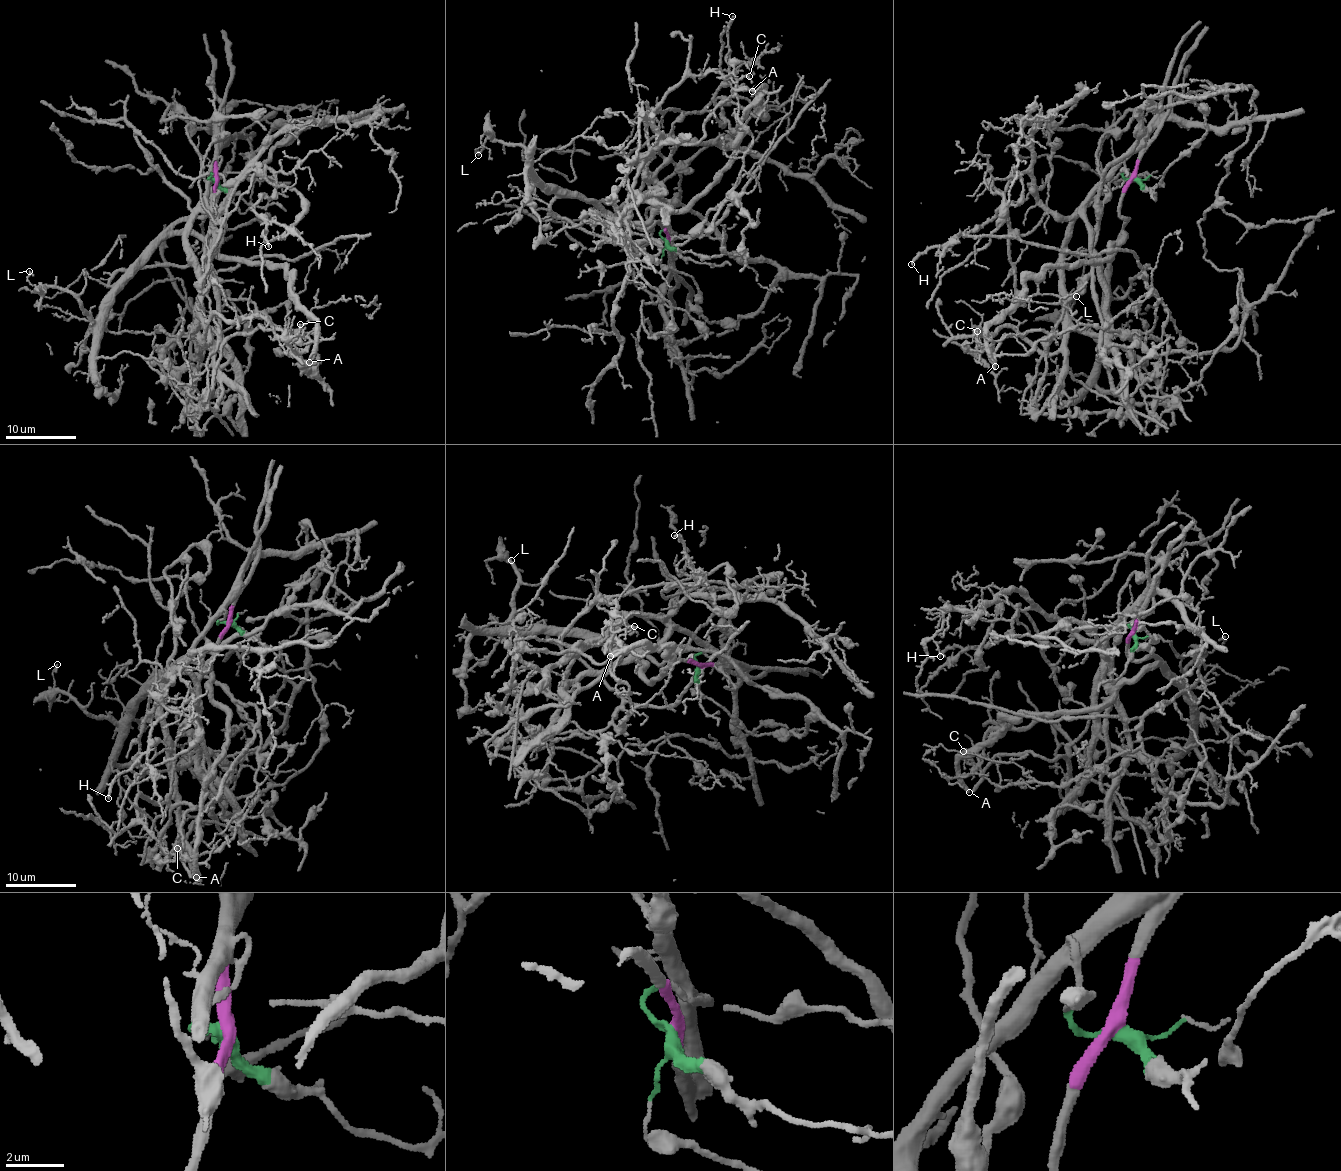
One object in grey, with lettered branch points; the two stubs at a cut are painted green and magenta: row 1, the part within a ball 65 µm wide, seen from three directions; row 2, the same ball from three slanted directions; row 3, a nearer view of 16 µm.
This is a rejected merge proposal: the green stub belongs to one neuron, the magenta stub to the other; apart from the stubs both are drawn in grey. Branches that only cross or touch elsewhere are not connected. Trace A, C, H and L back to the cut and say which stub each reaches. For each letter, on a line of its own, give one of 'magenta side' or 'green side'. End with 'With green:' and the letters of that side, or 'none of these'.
A: magenta side
C: magenta side
H: green side
L: magenta side
With green: H

